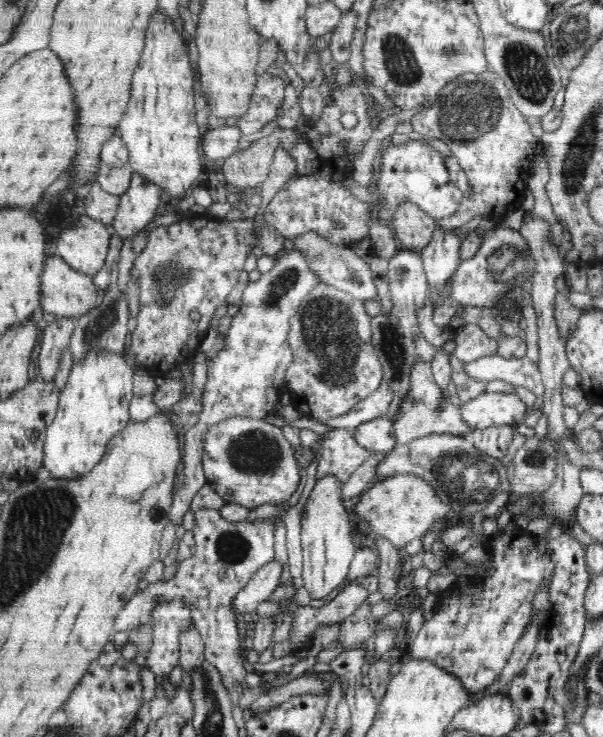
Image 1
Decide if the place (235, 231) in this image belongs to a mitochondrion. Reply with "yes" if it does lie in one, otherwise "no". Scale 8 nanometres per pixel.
no

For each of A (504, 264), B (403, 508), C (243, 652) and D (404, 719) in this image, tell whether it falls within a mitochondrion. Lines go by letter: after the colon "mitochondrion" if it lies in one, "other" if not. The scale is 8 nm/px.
A: mitochondrion
B: other
C: other
D: other

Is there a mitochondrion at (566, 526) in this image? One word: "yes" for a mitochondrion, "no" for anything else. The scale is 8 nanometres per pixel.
no

